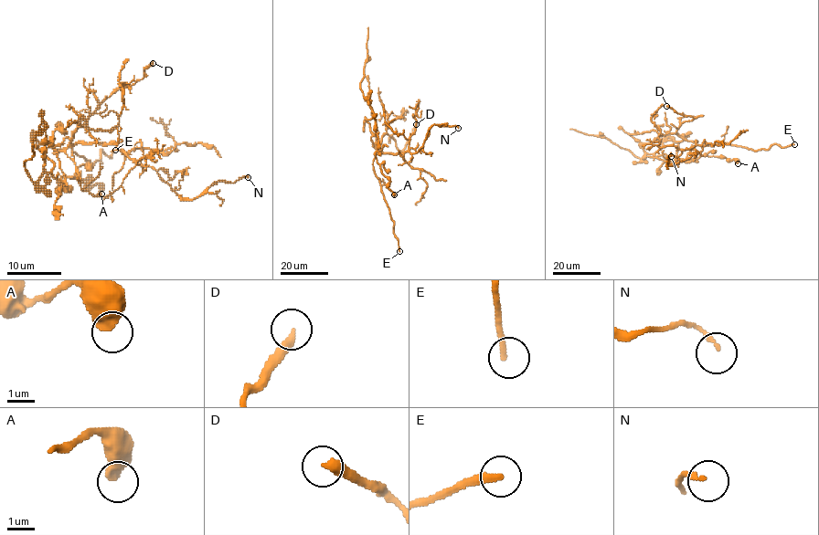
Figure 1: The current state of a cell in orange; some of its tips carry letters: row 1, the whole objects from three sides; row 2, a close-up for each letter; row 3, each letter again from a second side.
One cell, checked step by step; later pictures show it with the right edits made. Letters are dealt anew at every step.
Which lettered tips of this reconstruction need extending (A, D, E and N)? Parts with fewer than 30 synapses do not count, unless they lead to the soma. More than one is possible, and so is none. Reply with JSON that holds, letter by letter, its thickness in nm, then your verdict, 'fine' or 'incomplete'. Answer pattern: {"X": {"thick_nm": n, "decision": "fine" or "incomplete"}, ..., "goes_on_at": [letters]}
{"A": {"thick_nm": 600, "decision": "fine"}, "D": {"thick_nm": 360, "decision": "fine"}, "E": {"thick_nm": 260, "decision": "incomplete"}, "N": {"thick_nm": 150, "decision": "fine"}, "goes_on_at": ["E"]}

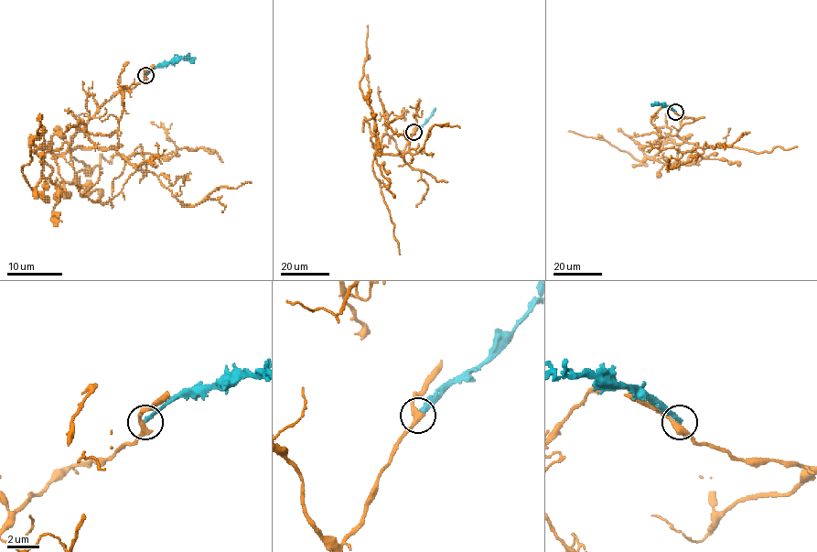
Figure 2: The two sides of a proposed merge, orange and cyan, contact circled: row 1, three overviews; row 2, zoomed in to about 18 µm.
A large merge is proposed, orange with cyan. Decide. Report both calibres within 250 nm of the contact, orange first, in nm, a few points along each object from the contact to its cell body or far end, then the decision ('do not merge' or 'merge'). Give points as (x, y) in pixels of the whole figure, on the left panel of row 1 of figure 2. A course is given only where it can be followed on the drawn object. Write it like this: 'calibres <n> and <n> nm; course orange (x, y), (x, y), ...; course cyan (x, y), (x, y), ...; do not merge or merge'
calibres 360 and 300 nm; course orange (145, 76), (104, 102), (69, 144), (34, 146), (52, 173), (32, 189), (23, 166), (31, 160), (40, 120); course cyan (145, 76), (168, 63), (195, 58); do not merge

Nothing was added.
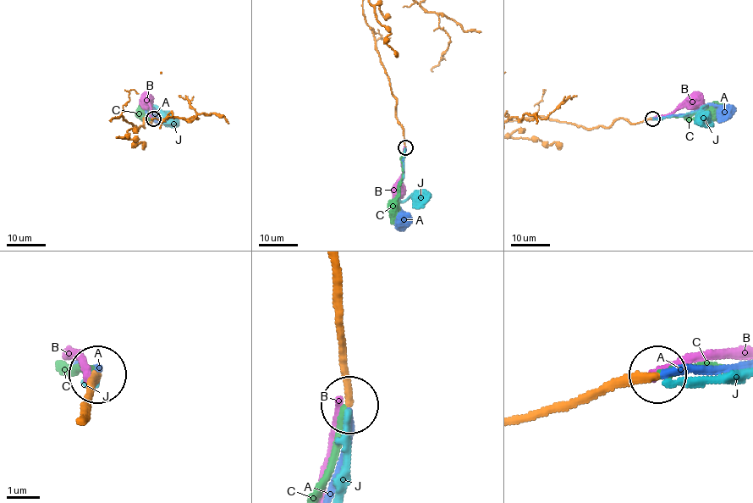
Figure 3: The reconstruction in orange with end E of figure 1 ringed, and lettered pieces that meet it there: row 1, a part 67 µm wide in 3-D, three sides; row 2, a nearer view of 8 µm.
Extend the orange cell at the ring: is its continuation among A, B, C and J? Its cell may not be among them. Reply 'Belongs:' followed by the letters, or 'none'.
Belongs: A

